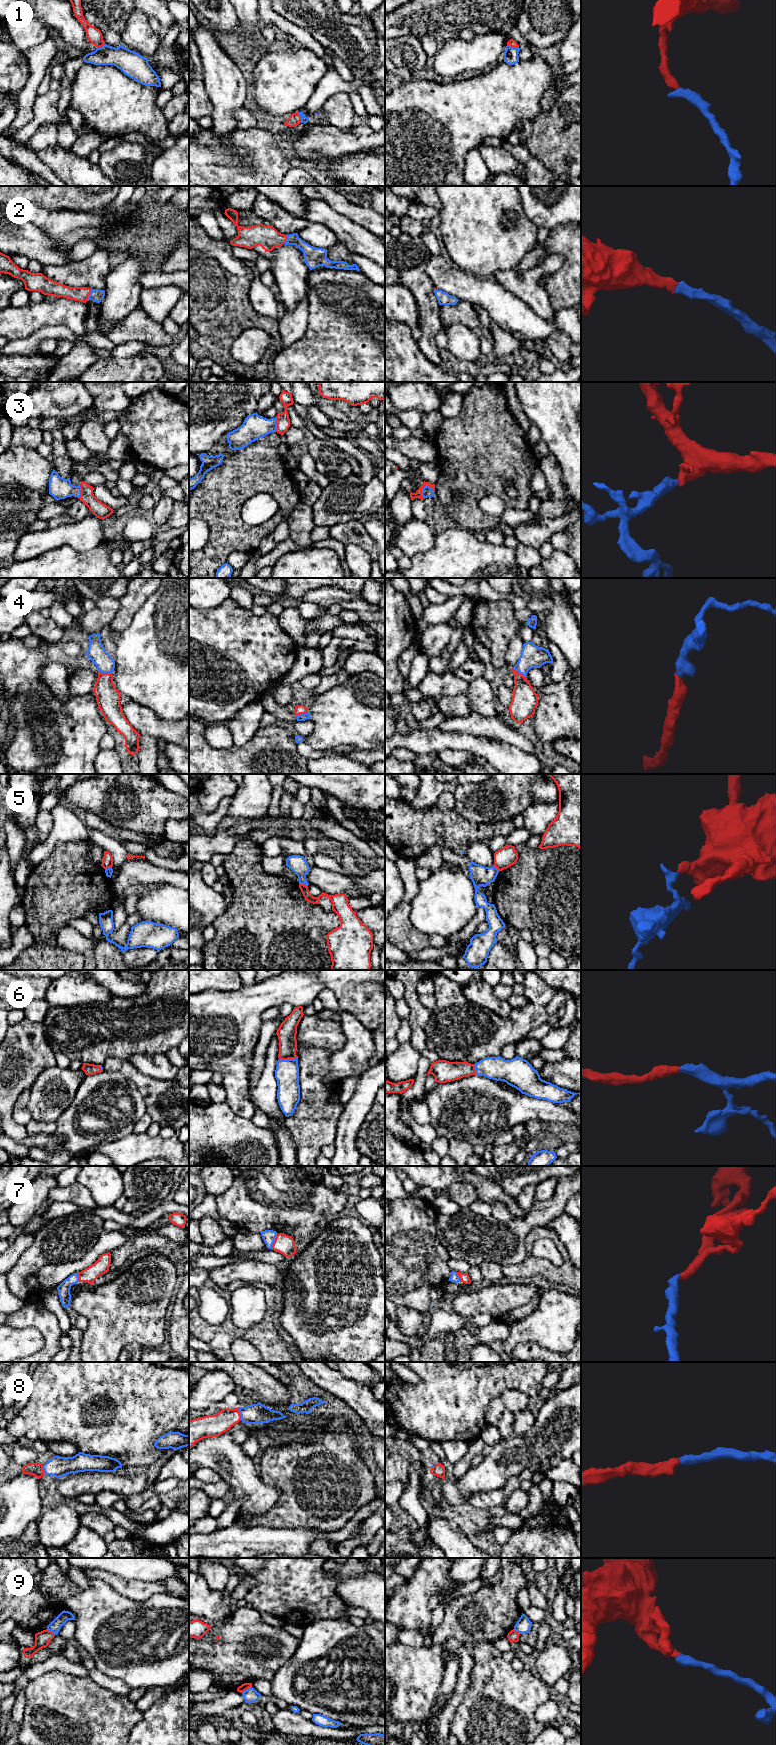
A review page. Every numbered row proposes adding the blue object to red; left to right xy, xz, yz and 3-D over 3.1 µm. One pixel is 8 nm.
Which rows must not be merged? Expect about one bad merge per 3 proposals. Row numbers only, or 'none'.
5, 9

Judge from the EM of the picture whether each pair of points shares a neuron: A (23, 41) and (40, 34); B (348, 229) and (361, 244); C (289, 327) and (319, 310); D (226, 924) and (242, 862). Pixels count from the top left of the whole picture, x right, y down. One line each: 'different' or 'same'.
A: same
B: same
C: different
D: same

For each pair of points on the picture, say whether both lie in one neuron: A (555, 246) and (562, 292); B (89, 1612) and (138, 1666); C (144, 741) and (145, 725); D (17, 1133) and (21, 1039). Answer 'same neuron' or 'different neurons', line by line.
A: same neuron
B: same neuron
C: different neurons
D: same neuron

